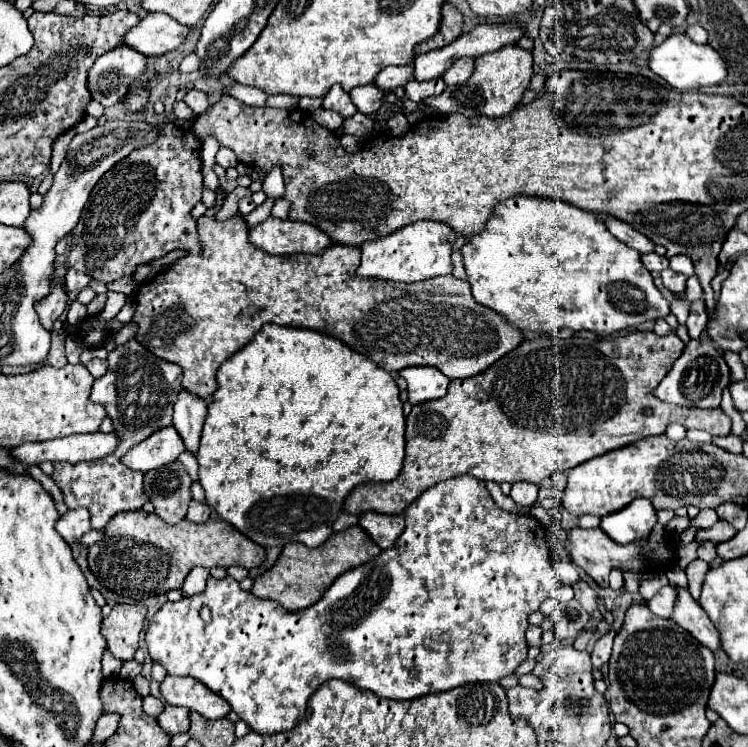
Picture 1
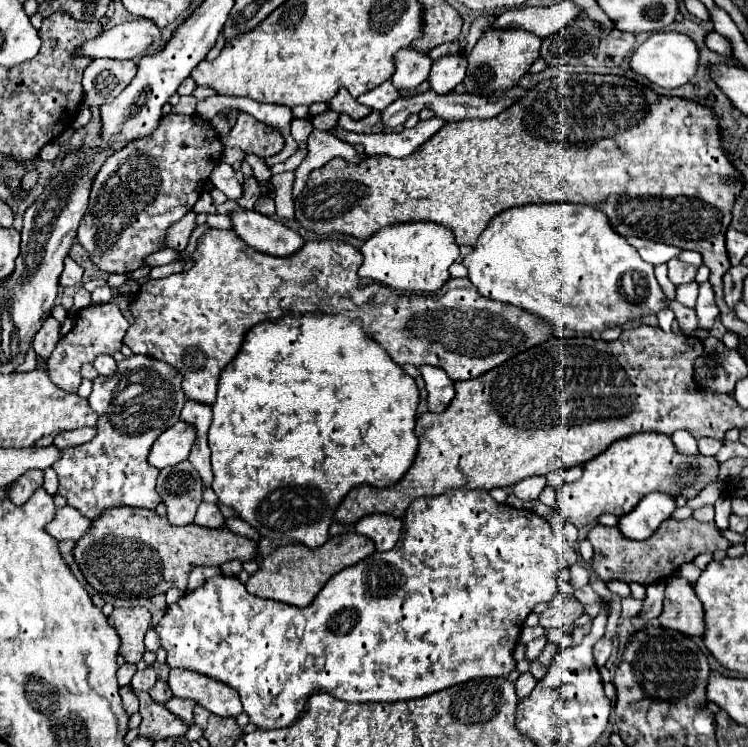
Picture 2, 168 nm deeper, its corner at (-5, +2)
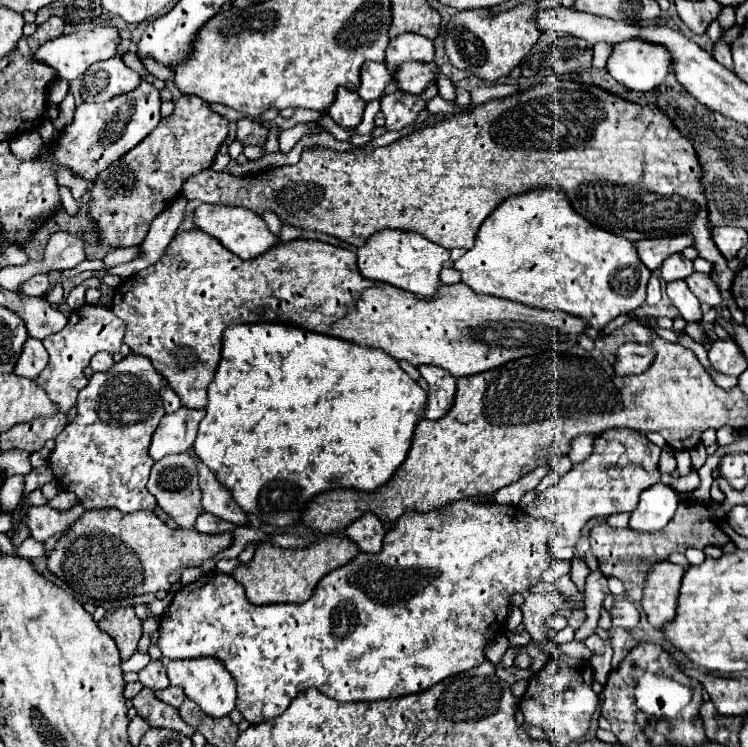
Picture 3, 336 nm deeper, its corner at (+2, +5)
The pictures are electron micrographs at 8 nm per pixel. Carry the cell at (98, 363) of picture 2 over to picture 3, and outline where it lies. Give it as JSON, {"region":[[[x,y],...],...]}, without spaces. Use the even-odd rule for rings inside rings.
{"region":[[[101,351],[101,353],[95,353],[93,355],[93,359],[91,359],[91,363],[89,363],[89,367],[93,369],[93,371],[107,371],[107,369],[111,369],[111,365],[113,365],[115,361],[113,361],[113,357],[109,355],[109,353],[105,353],[105,351]]]}

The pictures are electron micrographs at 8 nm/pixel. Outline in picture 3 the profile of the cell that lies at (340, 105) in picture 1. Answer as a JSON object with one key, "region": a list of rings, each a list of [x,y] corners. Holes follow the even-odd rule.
{"region":[[[339,87],[335,101],[327,109],[327,115],[345,129],[345,127],[357,127],[363,119],[363,111],[365,111],[365,101],[355,91]]]}

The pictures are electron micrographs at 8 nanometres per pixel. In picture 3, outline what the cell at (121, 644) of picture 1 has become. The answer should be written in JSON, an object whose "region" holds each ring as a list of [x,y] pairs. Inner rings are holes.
{"region":[[[131,605],[109,609],[99,621],[99,627],[115,639],[123,661],[127,661],[135,653],[137,643],[141,639],[141,621],[137,619],[135,609]]]}

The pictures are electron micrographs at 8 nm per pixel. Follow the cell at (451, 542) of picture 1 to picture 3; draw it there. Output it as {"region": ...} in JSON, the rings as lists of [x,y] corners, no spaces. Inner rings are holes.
{"region":[[[461,499],[461,501],[451,501],[439,509],[433,509],[429,513],[419,513],[413,509],[407,509],[387,531],[383,549],[377,555],[371,553],[359,553],[353,561],[347,565],[331,571],[325,575],[319,585],[315,587],[313,595],[309,601],[295,605],[295,603],[279,603],[279,605],[253,605],[243,587],[233,581],[231,575],[211,571],[205,577],[181,587],[169,609],[163,613],[159,619],[159,647],[165,659],[201,659],[201,657],[213,657],[225,665],[225,669],[233,675],[237,683],[237,709],[241,715],[257,725],[271,721],[279,717],[289,703],[297,697],[297,693],[315,687],[323,695],[337,699],[337,701],[377,701],[377,699],[389,699],[389,697],[403,697],[411,693],[421,693],[429,689],[431,685],[443,681],[445,677],[469,671],[481,663],[487,661],[485,657],[485,647],[505,629],[507,617],[509,617],[509,607],[511,607],[511,597],[515,593],[525,593],[533,585],[541,583],[541,573],[549,567],[553,561],[551,551],[549,551],[549,533],[547,533],[549,523],[543,519],[535,519],[527,513],[523,513],[521,507],[515,505],[499,505],[499,503],[477,503],[473,499]]]}

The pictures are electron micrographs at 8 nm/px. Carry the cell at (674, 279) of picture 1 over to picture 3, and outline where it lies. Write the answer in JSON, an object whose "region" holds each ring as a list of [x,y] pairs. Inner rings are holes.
{"region":[[[675,253],[671,257],[667,257],[661,265],[661,277],[669,283],[669,281],[677,281],[677,279],[685,279],[693,273],[693,261],[685,259],[681,253]]]}

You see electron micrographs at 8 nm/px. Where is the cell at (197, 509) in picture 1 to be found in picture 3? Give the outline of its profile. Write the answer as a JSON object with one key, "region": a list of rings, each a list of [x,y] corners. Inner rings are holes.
{"region":[[[203,509],[195,521],[195,529],[199,533],[225,533],[225,531],[233,531],[235,525],[231,525],[229,521],[223,521],[221,517],[213,517],[213,513]]]}

